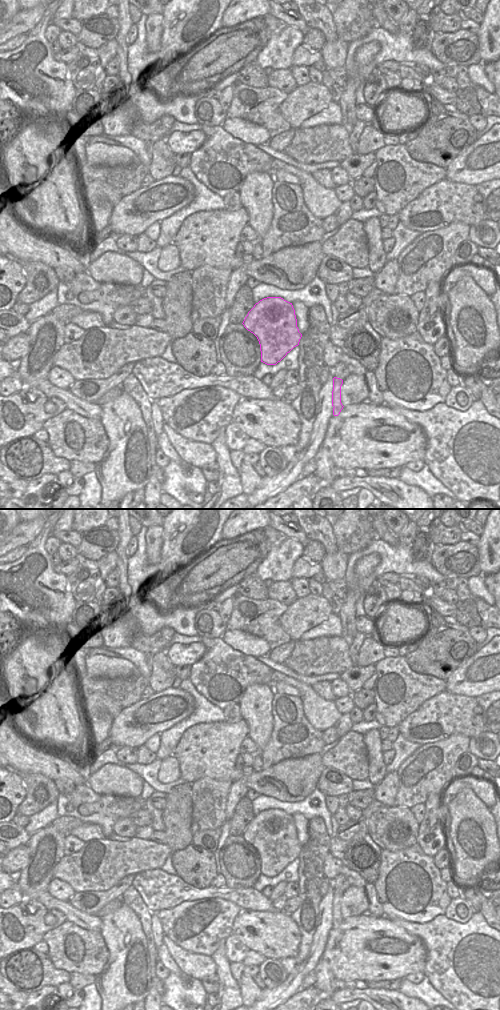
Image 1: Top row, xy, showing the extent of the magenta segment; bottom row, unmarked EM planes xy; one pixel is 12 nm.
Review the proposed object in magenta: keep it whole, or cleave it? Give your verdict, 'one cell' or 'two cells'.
two cells

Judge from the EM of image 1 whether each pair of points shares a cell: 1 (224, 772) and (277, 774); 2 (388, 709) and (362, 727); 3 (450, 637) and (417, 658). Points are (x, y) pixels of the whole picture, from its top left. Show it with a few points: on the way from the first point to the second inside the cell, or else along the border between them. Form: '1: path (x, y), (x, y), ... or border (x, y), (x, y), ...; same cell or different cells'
1: path (237, 775), (244, 779), (260, 779), (264, 775); same cell
2: border (375, 719), (382, 725); different cells
3: path (442, 645), (429, 658), (425, 658); same cell

